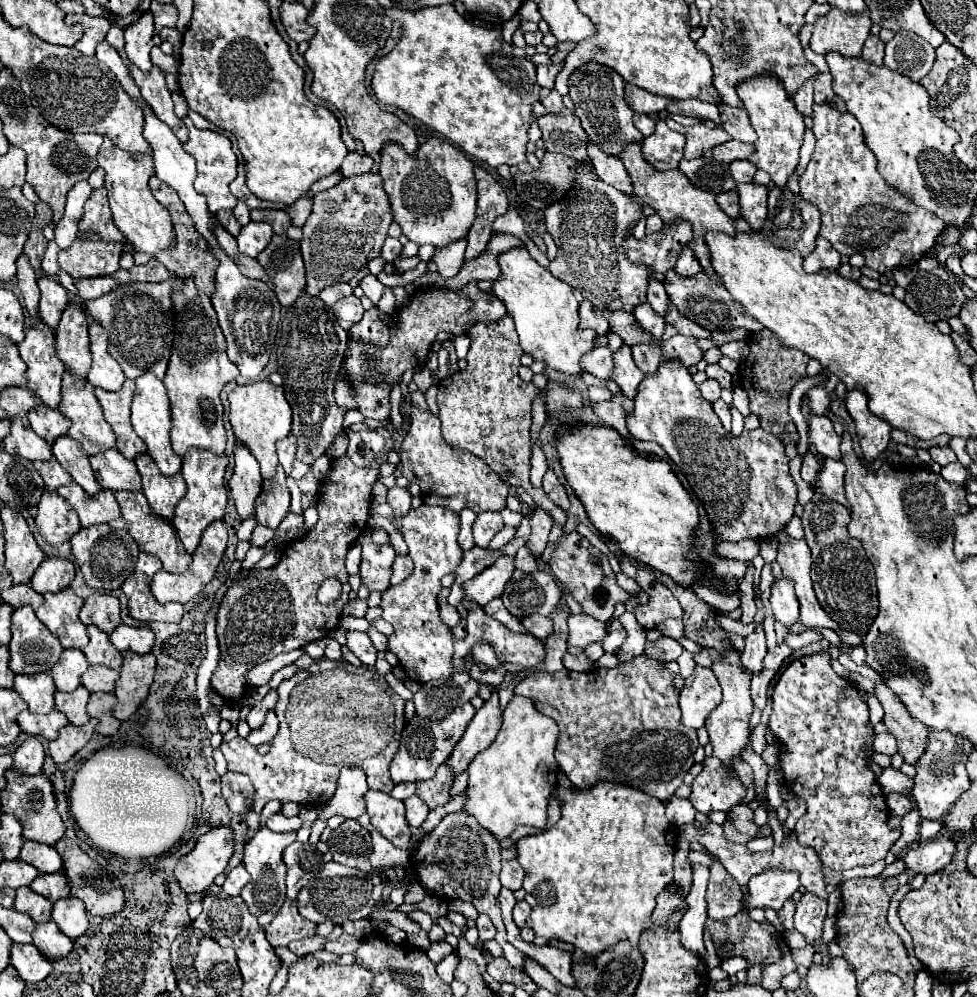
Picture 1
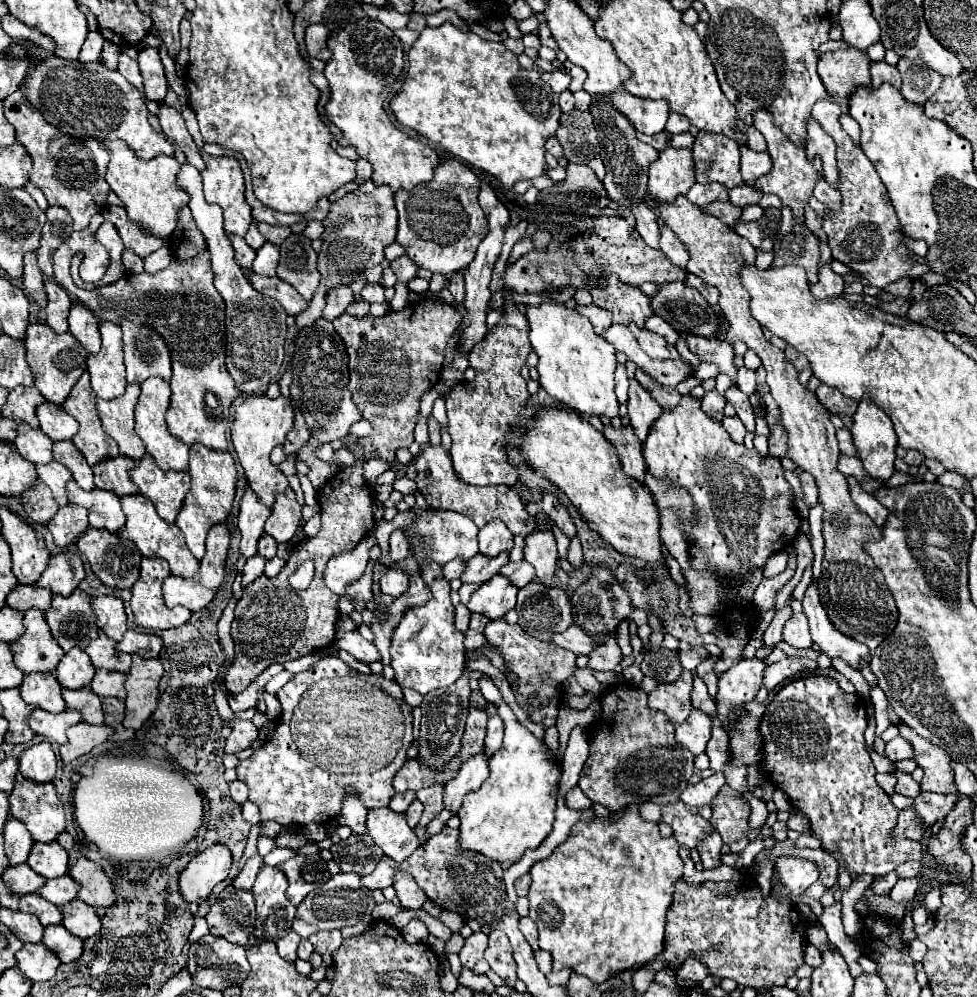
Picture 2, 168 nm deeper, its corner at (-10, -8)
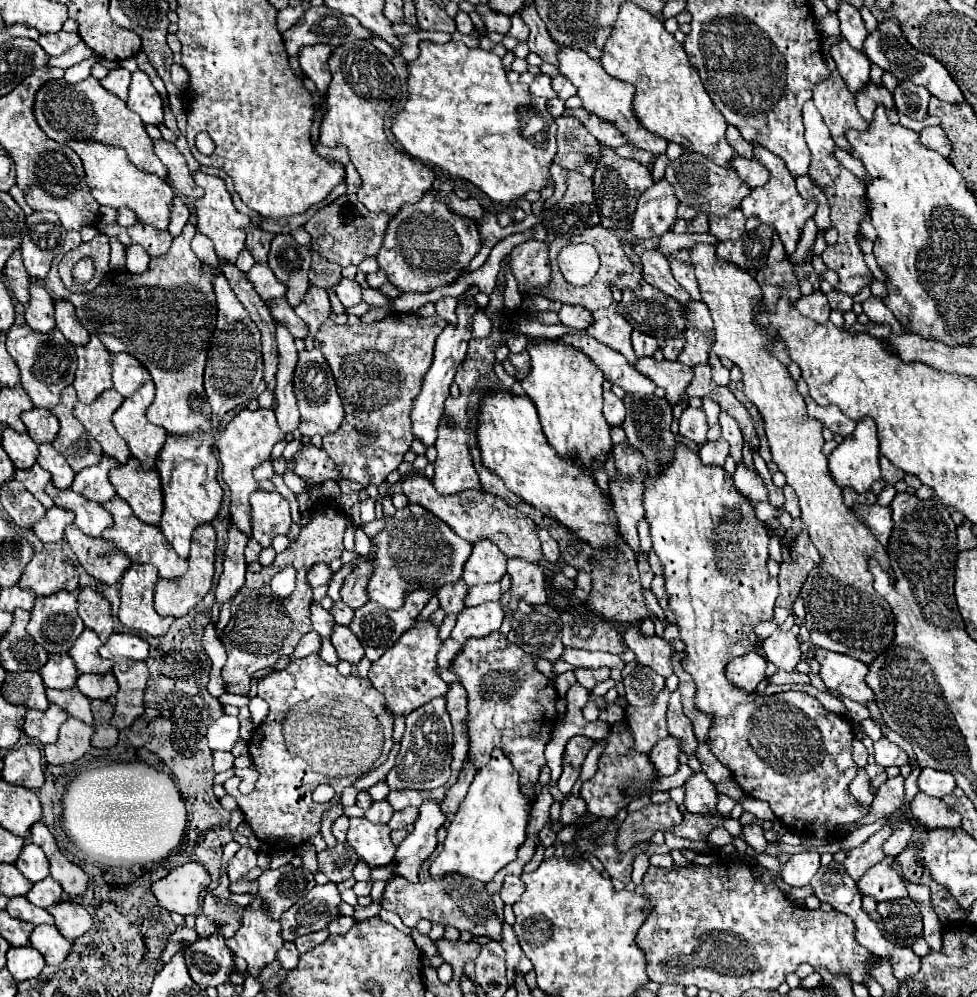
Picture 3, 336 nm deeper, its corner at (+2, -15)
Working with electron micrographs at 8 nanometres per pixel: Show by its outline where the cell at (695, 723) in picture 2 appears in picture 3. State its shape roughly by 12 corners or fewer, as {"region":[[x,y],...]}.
{"region":[[669,736],[651,750],[659,776],[679,768],[681,738]]}

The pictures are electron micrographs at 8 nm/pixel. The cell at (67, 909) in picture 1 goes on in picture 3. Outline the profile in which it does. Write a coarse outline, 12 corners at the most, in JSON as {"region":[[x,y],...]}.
{"region":[[71,900],[53,904],[55,926],[69,942],[93,924],[89,912]]}

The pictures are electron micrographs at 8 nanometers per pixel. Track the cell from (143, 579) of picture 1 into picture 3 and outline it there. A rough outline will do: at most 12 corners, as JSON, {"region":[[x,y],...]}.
{"region":[[131,564],[121,578],[119,620],[163,636],[173,616],[153,610],[157,568]]}

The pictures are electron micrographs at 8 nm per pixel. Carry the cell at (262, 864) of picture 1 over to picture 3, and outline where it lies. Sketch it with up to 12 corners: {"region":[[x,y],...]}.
{"region":[[267,906],[245,908],[227,940],[251,976],[275,960],[281,924]]}

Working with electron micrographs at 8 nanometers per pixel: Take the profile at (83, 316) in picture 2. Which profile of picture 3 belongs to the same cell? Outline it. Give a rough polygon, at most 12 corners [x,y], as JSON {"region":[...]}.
{"region":[[55,300],[55,326],[81,346],[89,332],[67,300]]}

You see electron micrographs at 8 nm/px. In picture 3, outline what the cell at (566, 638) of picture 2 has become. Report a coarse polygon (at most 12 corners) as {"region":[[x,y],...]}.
{"region":[[565,648],[573,668],[625,668],[617,654]]}

